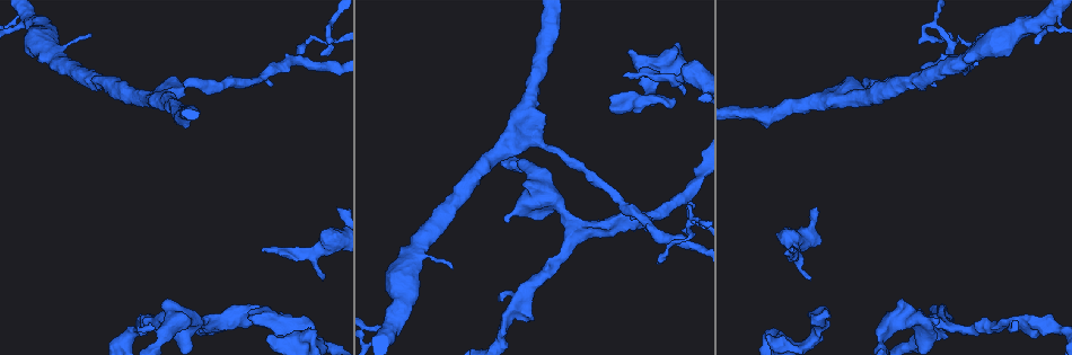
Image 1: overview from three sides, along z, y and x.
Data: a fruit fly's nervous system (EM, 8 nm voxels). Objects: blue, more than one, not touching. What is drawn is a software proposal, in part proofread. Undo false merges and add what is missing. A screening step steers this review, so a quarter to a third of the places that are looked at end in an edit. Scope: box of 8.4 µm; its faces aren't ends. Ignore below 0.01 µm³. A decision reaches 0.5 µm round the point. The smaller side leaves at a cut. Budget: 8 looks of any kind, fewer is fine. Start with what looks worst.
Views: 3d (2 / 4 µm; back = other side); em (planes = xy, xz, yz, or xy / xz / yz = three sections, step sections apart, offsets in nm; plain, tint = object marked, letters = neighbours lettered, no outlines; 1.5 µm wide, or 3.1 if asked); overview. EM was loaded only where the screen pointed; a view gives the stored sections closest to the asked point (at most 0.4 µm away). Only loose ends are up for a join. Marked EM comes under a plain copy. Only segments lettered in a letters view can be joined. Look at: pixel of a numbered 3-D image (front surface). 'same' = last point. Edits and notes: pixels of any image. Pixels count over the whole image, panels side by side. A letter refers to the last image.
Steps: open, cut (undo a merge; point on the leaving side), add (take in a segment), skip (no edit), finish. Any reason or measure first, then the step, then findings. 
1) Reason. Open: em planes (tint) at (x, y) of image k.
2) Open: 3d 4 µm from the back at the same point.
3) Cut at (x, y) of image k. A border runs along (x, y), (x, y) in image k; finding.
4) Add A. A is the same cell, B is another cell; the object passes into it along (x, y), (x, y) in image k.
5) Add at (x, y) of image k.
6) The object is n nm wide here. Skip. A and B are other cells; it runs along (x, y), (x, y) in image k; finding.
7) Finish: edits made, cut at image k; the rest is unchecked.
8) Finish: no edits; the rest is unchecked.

Tapers out. Open: 3d 2 µm at (263, 253) of image 1.

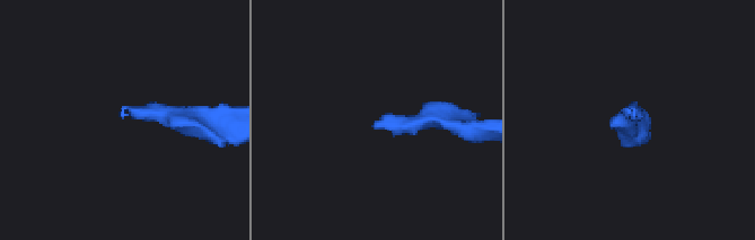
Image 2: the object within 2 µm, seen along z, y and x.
Open: em xy step 4 (letters) at (629, 117) of image 2.

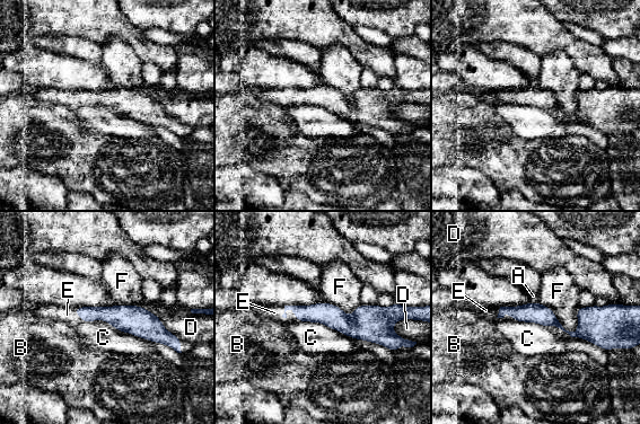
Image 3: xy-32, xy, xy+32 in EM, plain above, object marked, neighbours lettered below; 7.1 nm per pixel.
Open: em yz step 8 (letters) at the same point.

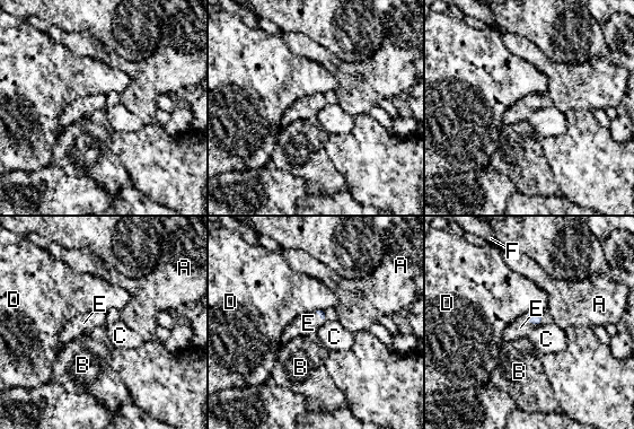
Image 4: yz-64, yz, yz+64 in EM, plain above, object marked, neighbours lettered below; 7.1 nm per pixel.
Add E. E is the same cell, A, B, C, D and F are other cells; the object passes into it along (535, 317), (528, 321), (520, 327) in image 4; the cell continues.

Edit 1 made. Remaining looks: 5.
Open: overview.

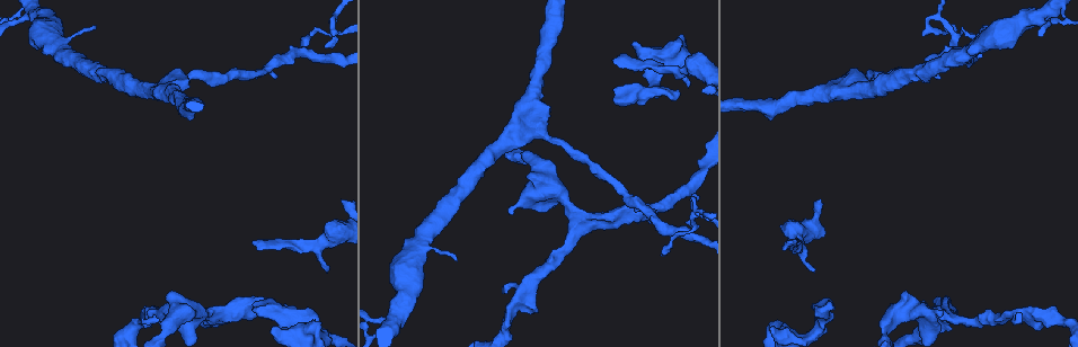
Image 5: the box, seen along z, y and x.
An open end. Open: em xy step 8 (tint) at (253, 304) of image 5.

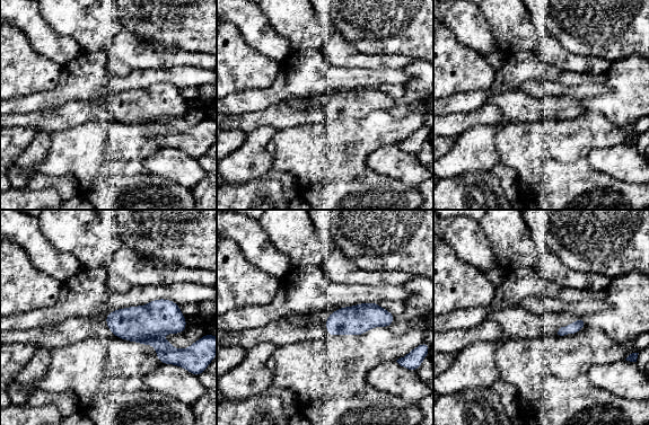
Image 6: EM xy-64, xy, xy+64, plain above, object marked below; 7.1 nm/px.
Cut it another way. Open: em planes (letters) at the same point.

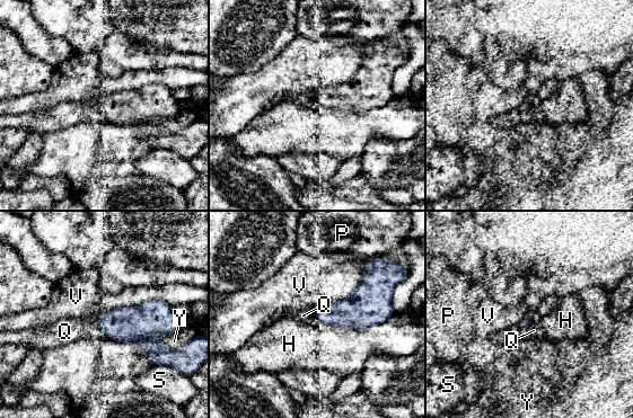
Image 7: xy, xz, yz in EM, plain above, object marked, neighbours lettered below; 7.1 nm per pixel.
Add Q. Q is the same cell, H, P, S, V and Y are other cells; it goes on there.

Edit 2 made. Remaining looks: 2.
Finish: edits made, add at image 4, add at image 7; the rest is unchecked.

